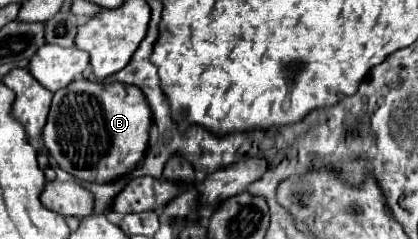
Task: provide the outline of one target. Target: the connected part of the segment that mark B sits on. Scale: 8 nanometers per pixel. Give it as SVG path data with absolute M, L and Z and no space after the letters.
M77 79L53 95L43 143L57 165L75 179L109 183L129 175L143 159L151 119L151 109L135 85Z

